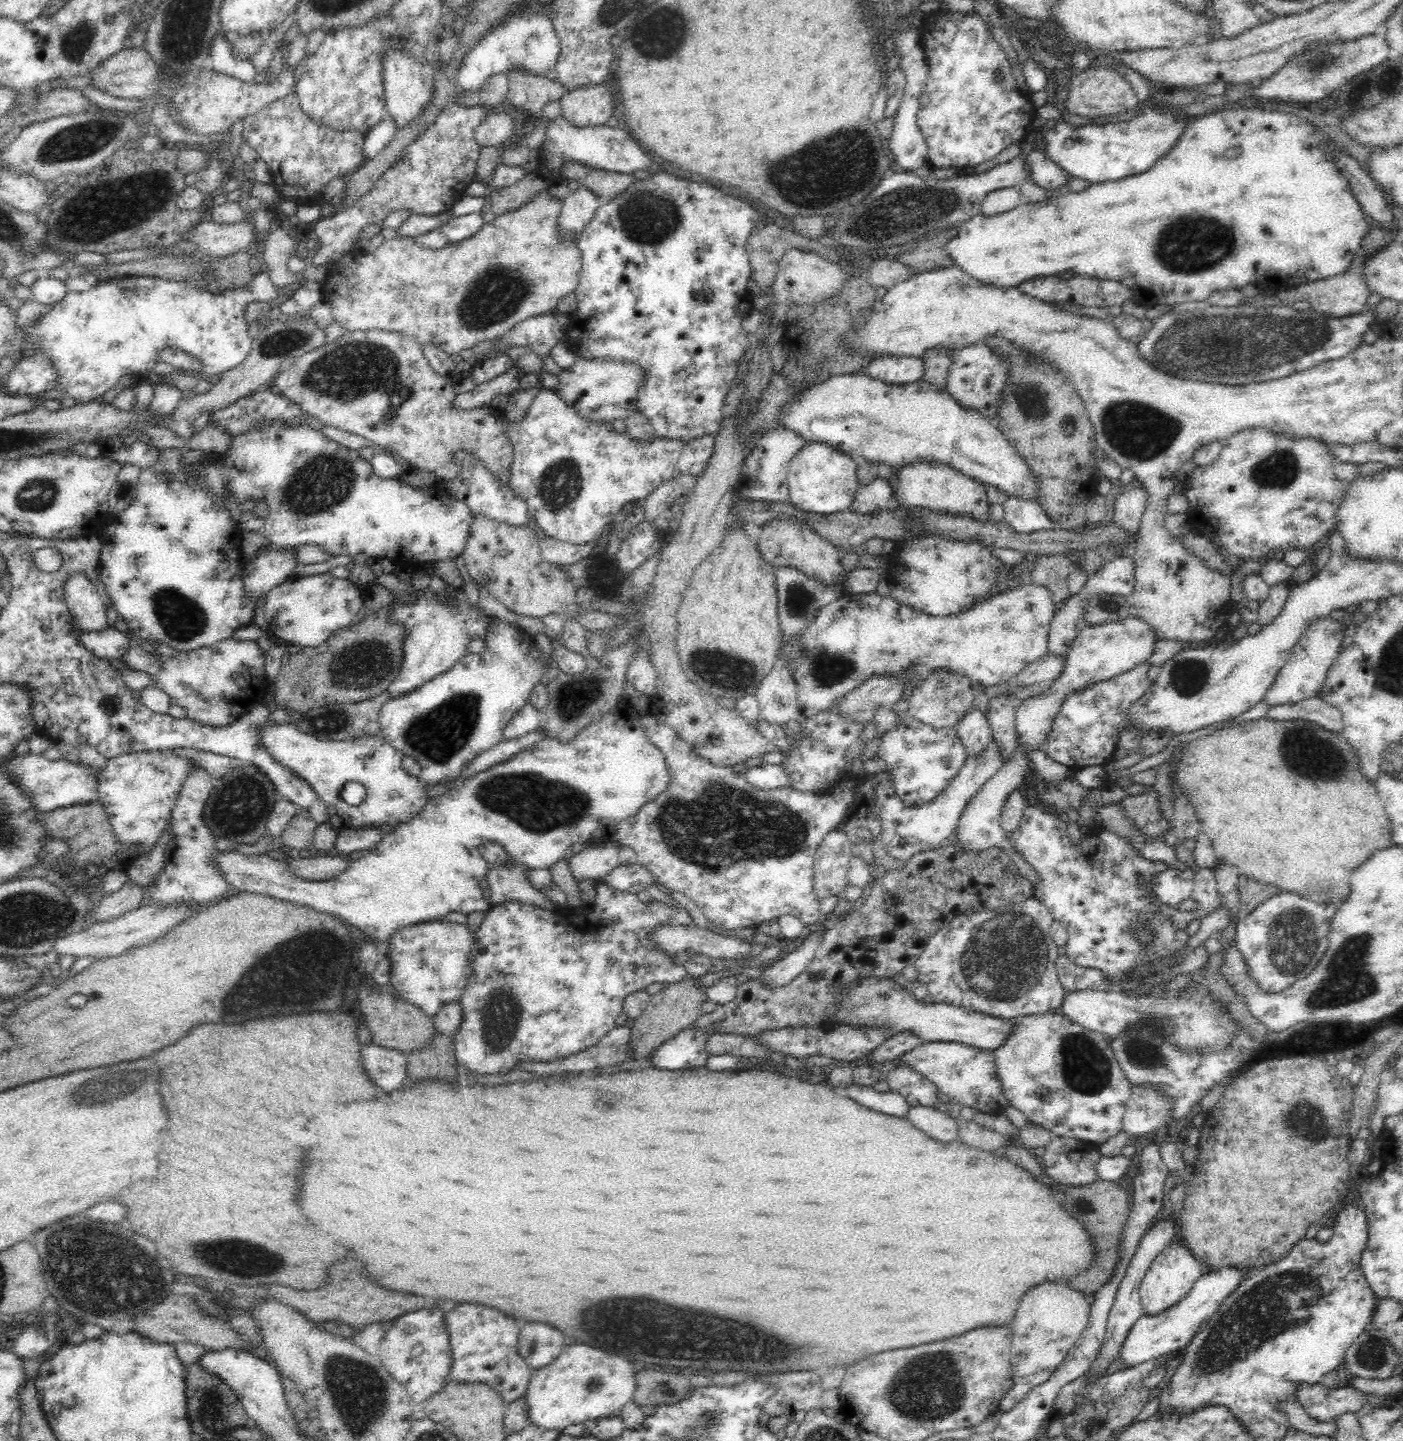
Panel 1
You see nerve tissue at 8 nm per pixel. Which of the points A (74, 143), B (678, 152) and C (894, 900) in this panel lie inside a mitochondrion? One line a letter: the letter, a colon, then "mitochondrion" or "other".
A: mitochondrion
B: other
C: other

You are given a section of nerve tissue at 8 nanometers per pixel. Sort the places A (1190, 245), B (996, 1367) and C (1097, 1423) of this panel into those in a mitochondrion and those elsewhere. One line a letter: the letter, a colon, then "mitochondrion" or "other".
A: mitochondrion
B: other
C: mitochondrion

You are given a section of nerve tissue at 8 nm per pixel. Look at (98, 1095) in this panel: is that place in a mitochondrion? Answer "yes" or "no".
yes

